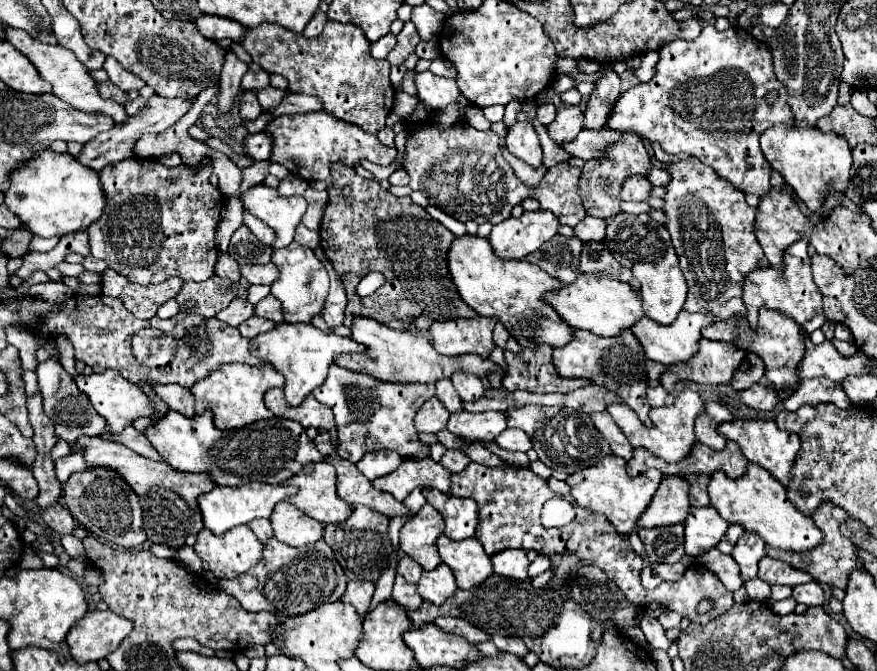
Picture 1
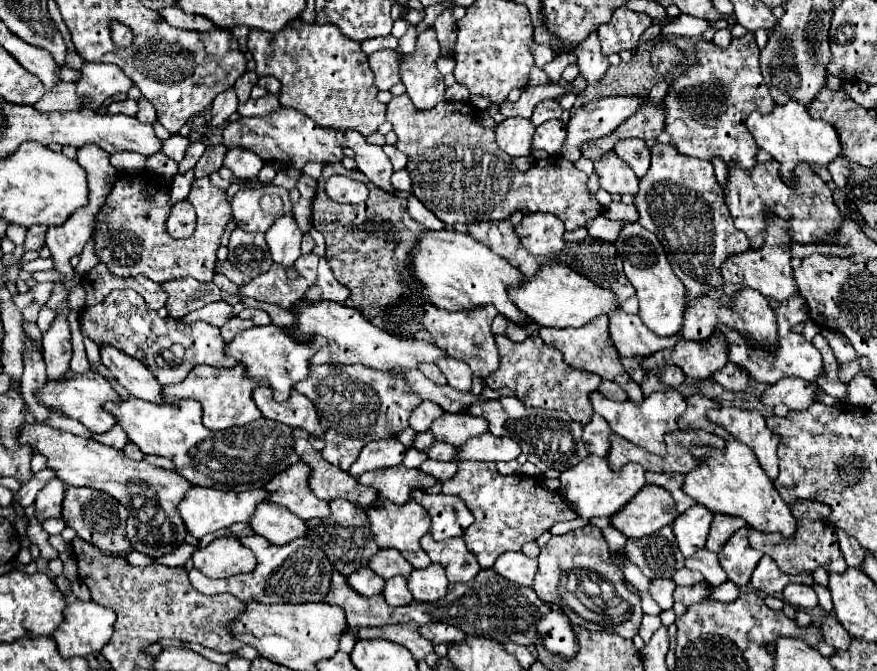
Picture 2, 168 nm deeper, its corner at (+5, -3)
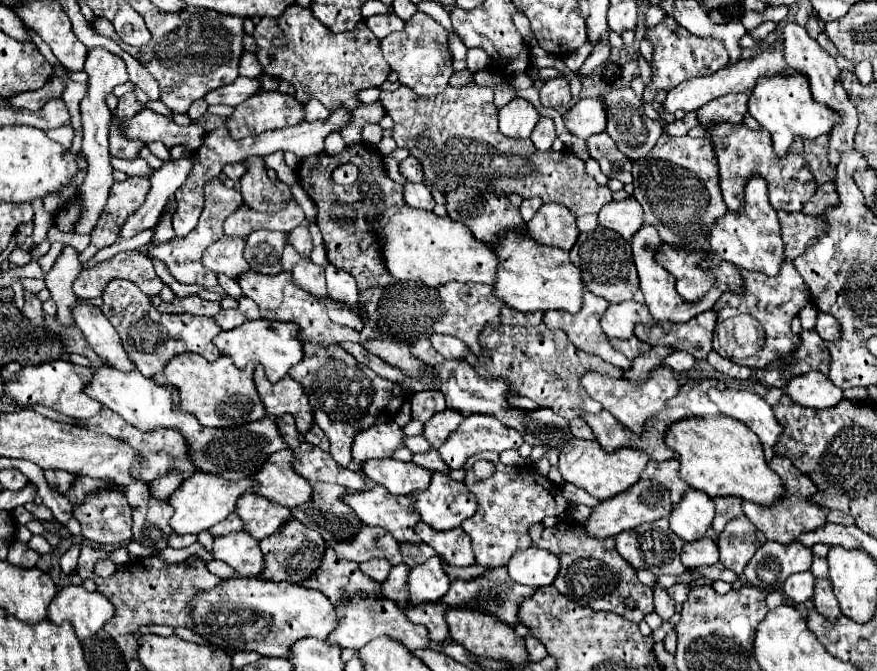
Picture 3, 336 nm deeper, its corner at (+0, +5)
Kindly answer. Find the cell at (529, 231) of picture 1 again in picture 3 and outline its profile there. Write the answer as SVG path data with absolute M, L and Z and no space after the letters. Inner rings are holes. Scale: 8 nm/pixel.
M557 203L543 205L535 217L527 223L531 239L543 245L555 245L569 251L579 235L575 225L575 215Z

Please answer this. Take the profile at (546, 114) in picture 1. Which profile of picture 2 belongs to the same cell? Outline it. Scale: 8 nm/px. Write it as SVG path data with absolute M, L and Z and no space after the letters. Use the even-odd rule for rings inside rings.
M544 99L536 105L534 109L534 115L532 115L532 123L534 125L542 125L544 121L550 121L550 119L560 119L562 115L562 107L556 99Z

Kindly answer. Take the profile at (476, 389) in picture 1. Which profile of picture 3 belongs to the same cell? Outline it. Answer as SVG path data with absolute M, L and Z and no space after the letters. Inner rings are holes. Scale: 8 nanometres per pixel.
M433 333L431 335L431 343L435 347L437 353L441 353L445 359L465 359L465 355L469 353L469 349L465 347L463 341L451 337L451 335L439 335L439 333Z

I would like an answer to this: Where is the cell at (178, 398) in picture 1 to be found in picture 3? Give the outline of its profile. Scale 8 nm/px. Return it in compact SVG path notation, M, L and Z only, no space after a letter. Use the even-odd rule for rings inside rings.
M77 301L73 307L73 317L77 327L83 331L87 343L101 359L105 359L107 363L111 363L111 367L119 371L135 371L135 363L127 359L127 351L123 349L115 327L105 319L99 307L81 305L81 301Z

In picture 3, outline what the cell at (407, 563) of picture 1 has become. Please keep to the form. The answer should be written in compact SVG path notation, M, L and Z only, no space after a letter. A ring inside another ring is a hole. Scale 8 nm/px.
M361 527L361 531L345 543L331 545L339 557L363 563L367 559L387 559L391 565L403 563L399 541L385 529L379 527Z

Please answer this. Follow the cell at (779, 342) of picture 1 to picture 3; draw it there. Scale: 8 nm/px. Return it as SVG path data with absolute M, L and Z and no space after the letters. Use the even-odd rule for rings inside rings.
M661 245L661 249L657 251L657 263L663 265L671 275L675 275L677 279L677 293L689 301L689 303L697 303L699 299L703 299L703 295L709 293L709 289L719 289L721 293L731 293L731 291L739 291L739 287L743 287L743 275L739 273L739 269L733 263L721 263L717 267L711 269L703 269L701 267L701 253L691 253L687 255L685 251L679 251L671 245Z

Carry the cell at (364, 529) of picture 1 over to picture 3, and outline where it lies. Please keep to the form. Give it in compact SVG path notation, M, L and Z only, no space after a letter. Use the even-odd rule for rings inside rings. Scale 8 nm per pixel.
M315 483L313 501L293 509L293 517L303 525L313 527L321 533L327 543L353 539L355 533L363 527L361 519L343 503L345 489L333 483Z

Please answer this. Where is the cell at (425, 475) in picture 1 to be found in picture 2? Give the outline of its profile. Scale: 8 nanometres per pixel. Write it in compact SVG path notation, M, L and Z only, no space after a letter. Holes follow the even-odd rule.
M402 465L366 471L358 477L358 481L374 487L382 499L388 499L396 505L404 505L410 499L412 489L428 489L436 483L432 475L426 475L420 469L404 469Z

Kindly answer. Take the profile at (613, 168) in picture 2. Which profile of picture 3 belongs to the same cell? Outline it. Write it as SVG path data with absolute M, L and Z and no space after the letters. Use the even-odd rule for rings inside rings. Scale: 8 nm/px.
M599 133L599 135L589 137L587 147L589 147L589 155L599 161L601 171L609 179L619 179L623 183L633 181L633 177L631 177L633 161L615 147L615 141L607 133Z

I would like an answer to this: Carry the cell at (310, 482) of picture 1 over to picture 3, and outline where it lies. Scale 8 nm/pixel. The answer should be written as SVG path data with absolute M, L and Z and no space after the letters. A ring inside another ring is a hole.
M283 449L271 455L269 461L261 467L261 471L253 477L255 479L253 491L289 509L309 503L313 487L307 479L295 473L291 463L293 463L291 449Z

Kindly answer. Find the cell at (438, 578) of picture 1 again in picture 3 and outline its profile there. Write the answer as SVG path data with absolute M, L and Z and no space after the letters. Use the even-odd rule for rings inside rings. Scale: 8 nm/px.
M431 557L417 565L409 573L409 601L413 605L433 603L441 599L449 589L449 577L439 557Z

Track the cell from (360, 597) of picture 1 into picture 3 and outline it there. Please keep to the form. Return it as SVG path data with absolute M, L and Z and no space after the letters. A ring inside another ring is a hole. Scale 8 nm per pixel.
M371 559L365 563L359 563L359 567L367 577L371 577L377 583L383 583L383 579L387 579L387 575L391 571L389 561L385 561L385 559Z

